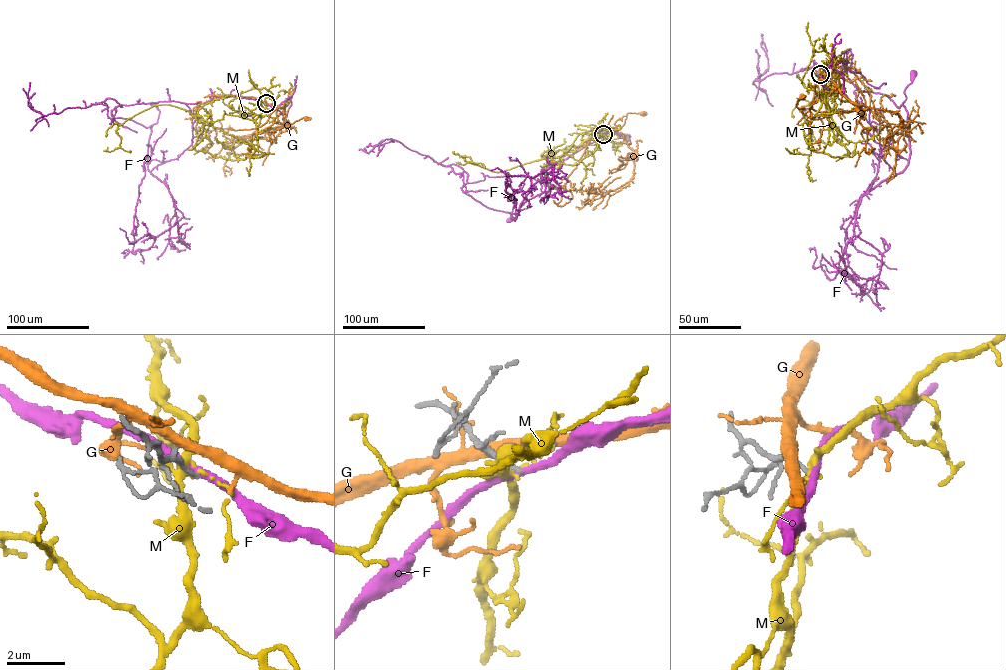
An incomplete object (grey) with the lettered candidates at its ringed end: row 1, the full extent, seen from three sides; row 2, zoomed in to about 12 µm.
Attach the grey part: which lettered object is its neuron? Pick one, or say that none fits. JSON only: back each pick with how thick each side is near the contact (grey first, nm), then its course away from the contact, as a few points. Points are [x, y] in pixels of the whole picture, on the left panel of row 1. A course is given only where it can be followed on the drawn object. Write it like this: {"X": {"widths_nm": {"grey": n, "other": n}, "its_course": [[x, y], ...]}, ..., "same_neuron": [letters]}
{"same_neuron": []}

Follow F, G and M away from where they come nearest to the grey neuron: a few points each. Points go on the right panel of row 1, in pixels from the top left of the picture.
F: (820, 73), (846, 62), (859, 72), (840, 70), (860, 91), (886, 95), (899, 107), (913, 73)
G: (819, 72), (823, 80), (817, 84), (817, 101), (808, 108), (798, 108), (796, 104), (802, 96)
M: (820, 73), (823, 103), (808, 143), (808, 124), (836, 105), (840, 72), (802, 106), (807, 139)

